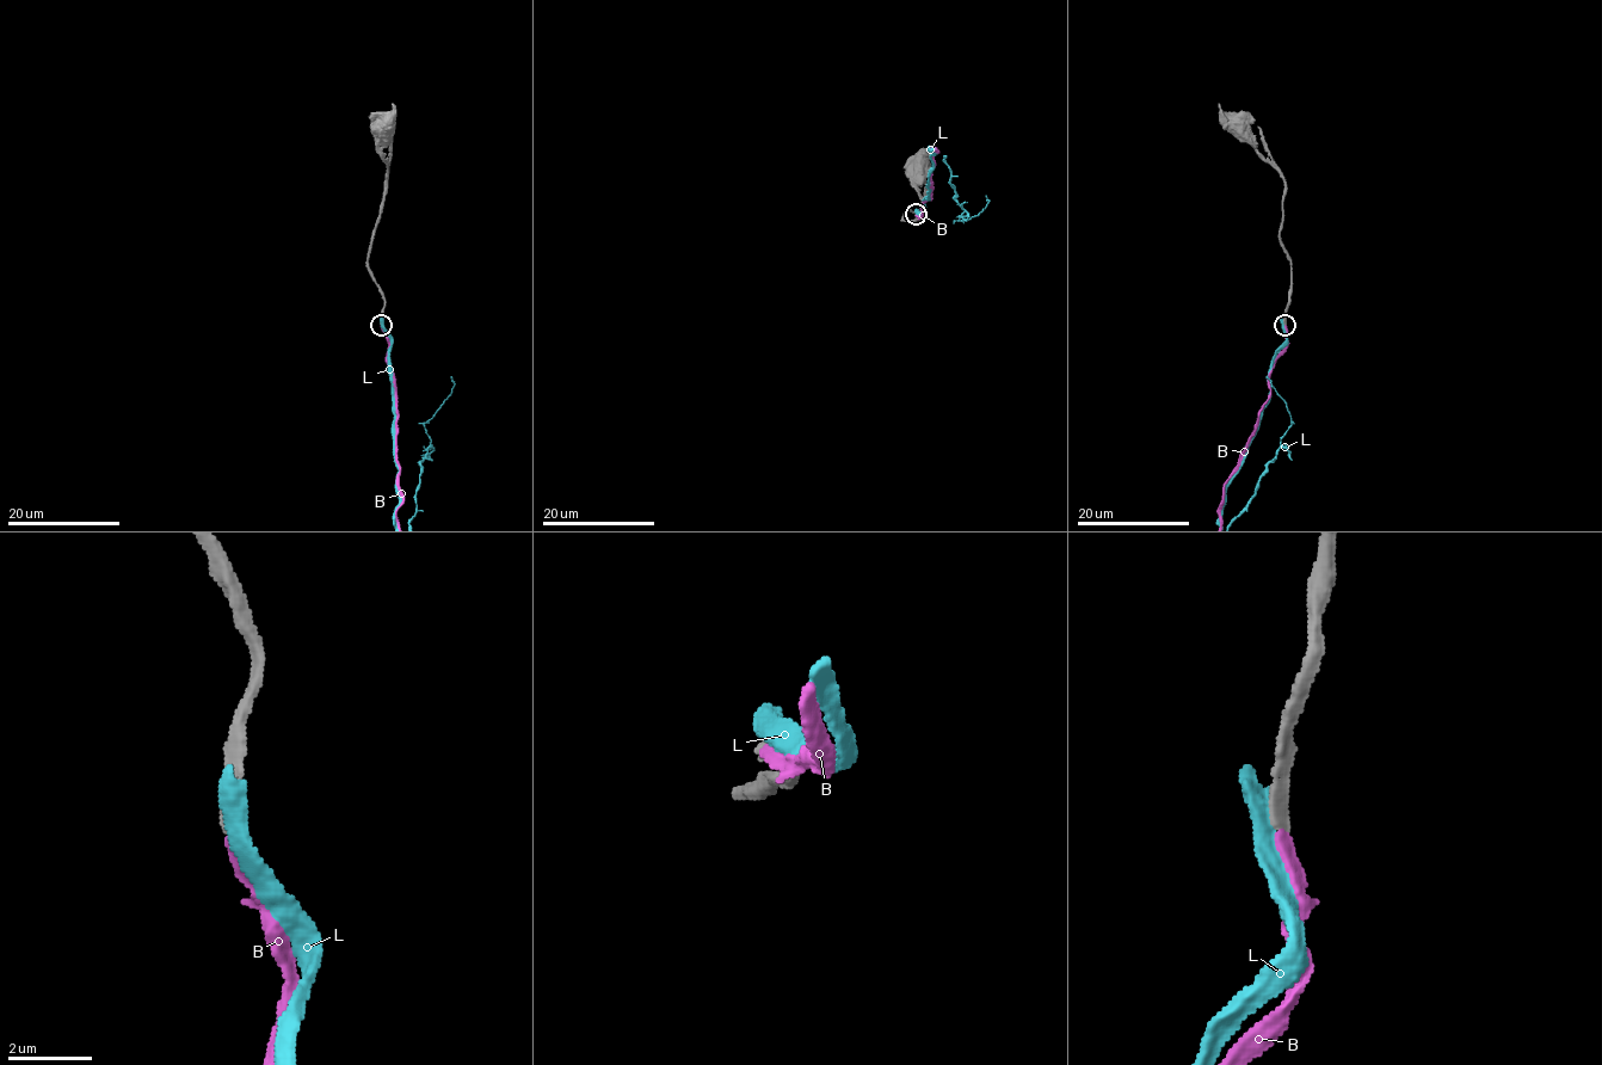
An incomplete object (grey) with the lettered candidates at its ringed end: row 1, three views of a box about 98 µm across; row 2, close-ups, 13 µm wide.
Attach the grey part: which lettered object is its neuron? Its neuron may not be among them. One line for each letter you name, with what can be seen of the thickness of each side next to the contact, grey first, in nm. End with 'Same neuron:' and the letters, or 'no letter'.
B: calibres 280 and 280 nm
Same neuron: B

